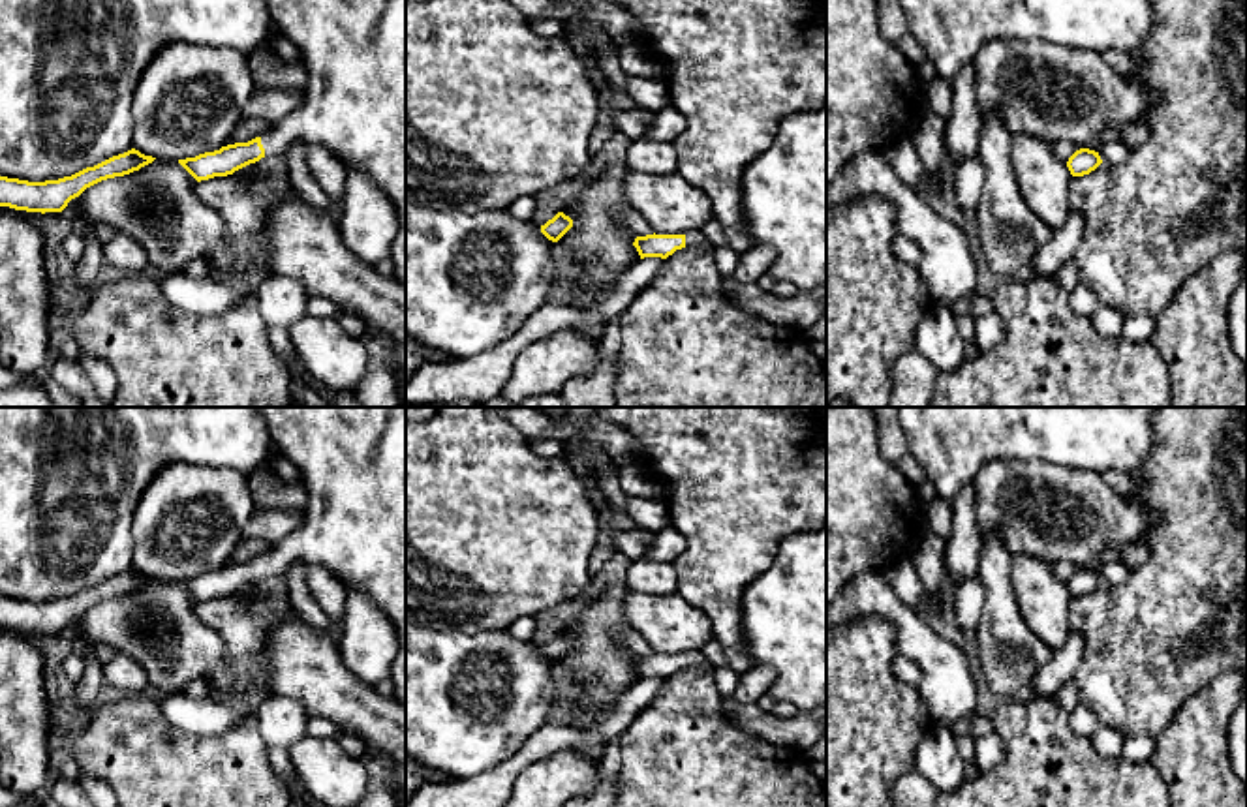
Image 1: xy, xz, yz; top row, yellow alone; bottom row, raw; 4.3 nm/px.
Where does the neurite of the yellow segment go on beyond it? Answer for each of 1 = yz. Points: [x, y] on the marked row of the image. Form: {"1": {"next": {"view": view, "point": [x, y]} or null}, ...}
{"1": {"next": null}}

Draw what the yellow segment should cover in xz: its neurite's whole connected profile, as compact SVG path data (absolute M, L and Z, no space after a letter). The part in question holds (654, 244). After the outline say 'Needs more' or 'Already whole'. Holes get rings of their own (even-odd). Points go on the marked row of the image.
M691 231L687 235L646 235L637 236L633 246L637 248L640 259L644 257L661 257L667 259L676 250L685 246L706 242L702 231Z. Needs more

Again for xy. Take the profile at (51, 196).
M131 148L71 176L45 182L28 182L0 176L0 206L26 212L62 212L86 188L115 176L124 176L152 163L156 158Z. Already whole

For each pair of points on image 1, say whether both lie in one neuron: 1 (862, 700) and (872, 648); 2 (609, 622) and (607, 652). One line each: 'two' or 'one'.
1: one
2: one

